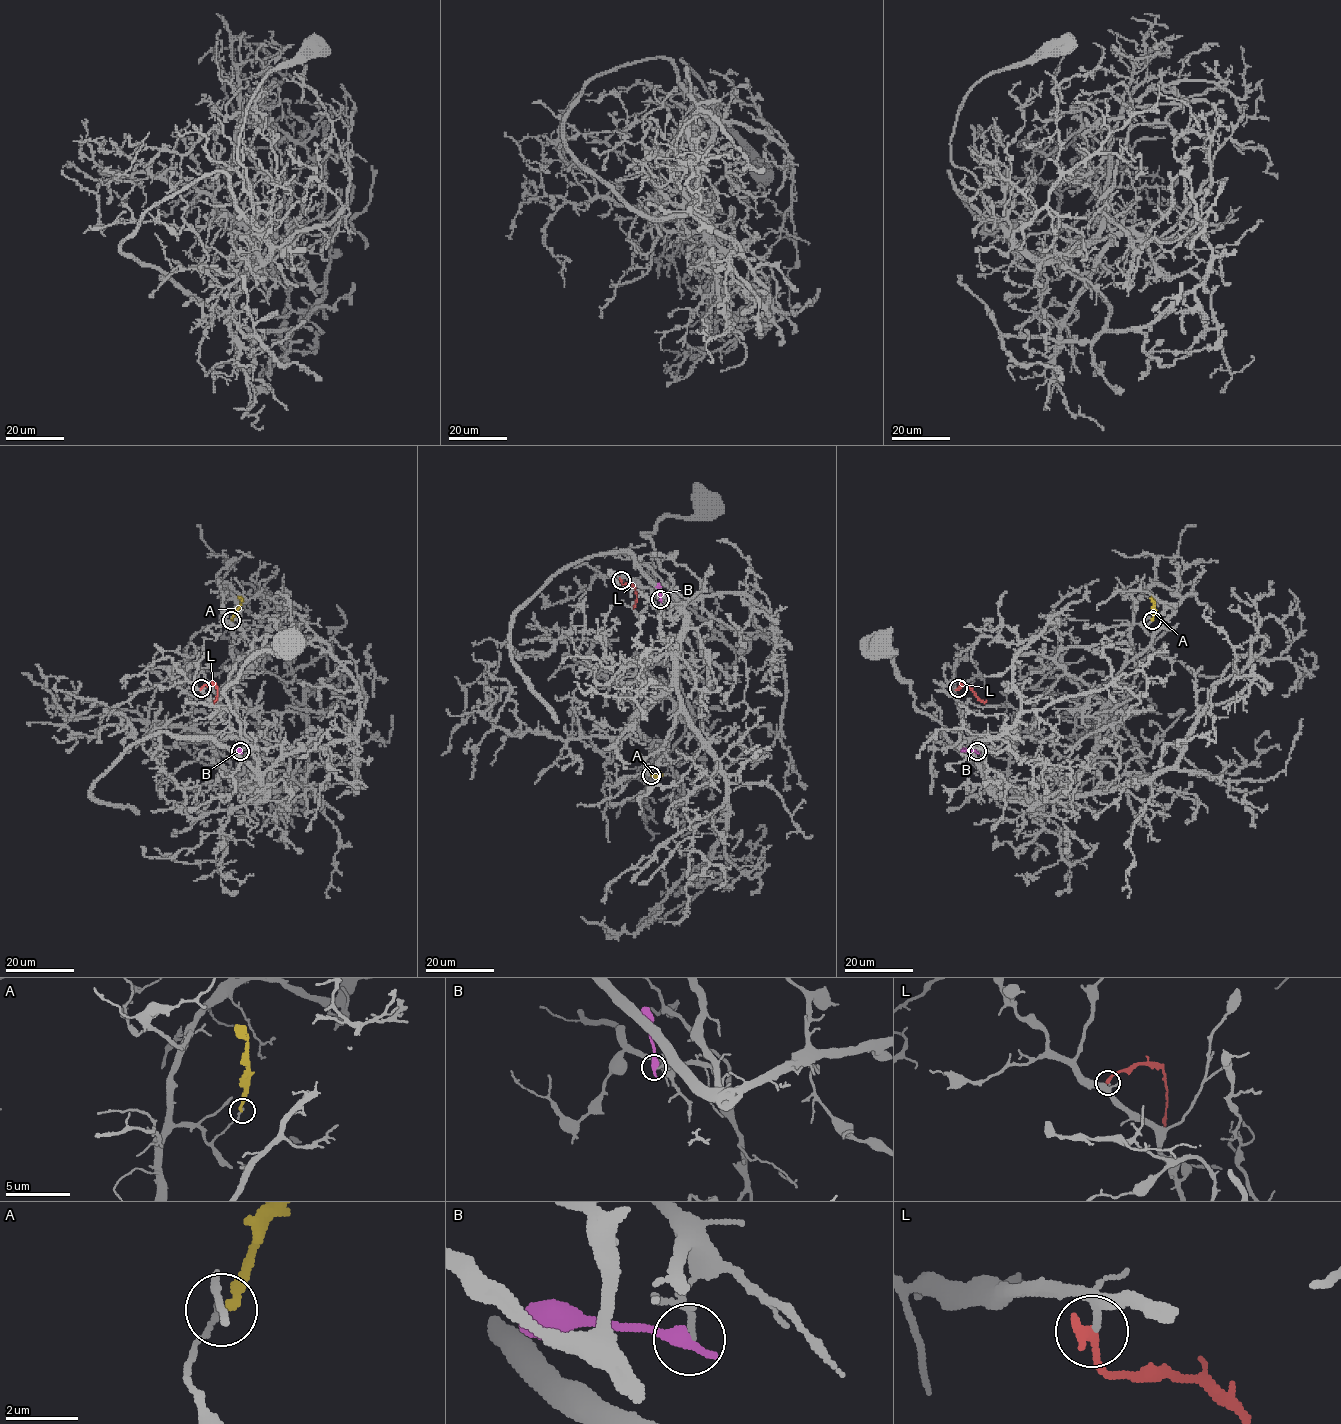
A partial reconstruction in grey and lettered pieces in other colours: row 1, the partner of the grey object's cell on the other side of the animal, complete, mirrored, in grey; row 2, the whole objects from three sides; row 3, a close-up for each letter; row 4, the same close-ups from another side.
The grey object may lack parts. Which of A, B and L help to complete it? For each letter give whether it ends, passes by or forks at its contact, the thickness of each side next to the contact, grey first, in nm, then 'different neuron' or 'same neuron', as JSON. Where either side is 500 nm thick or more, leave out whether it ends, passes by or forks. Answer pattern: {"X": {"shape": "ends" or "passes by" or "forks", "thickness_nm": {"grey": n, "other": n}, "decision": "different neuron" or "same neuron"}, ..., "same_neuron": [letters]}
{"A": {"shape": "ends", "thickness_nm": {"grey": 100, "other": 220}, "decision": "different neuron"}, "B": {"shape": "ends", "thickness_nm": {"grey": 160, "other": 440}, "decision": "different neuron"}, "L": {"shape": "ends", "thickness_nm": {"grey": 170, "other": 360}, "decision": "different neuron"}, "same_neuron": []}

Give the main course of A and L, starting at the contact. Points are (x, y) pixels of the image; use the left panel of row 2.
A: (231, 620), (242, 601), (238, 597)
L: (202, 689), (212, 683), (216, 685), (214, 700)

